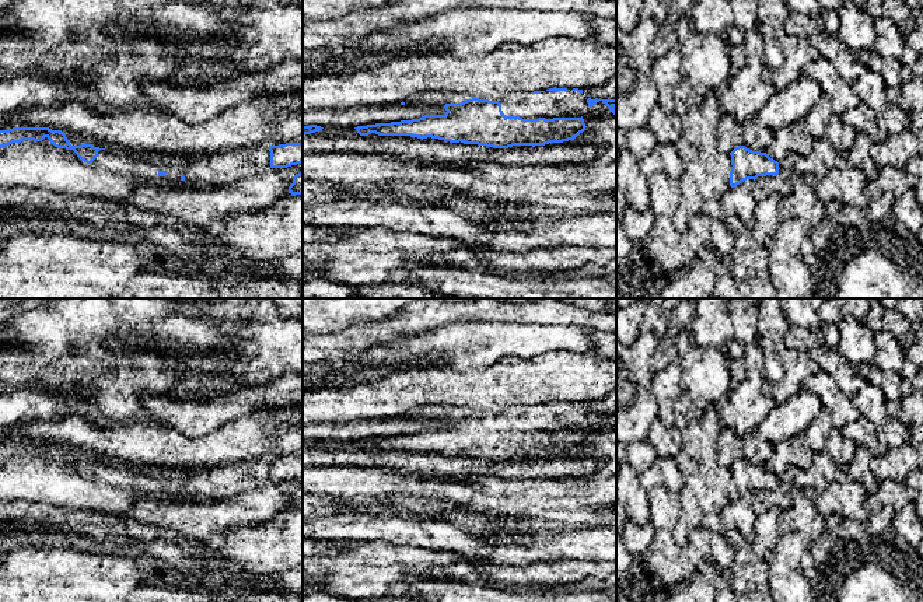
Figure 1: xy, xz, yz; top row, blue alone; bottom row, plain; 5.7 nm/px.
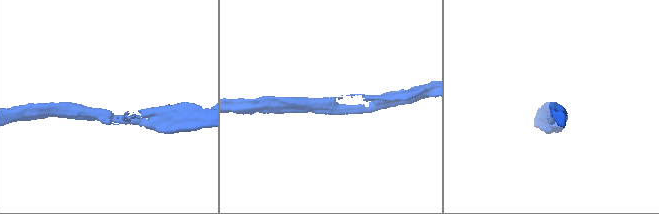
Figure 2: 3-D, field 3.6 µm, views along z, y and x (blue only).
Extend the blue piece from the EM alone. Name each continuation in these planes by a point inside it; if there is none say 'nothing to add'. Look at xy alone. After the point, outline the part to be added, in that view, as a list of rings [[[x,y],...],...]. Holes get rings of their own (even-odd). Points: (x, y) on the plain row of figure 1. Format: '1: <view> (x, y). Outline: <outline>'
1: xy (220, 483). Outline: [[[256,461],[216,468],[188,468],[192,479],[186,486],[189,497],[220,503],[270,483],[269,462]]]

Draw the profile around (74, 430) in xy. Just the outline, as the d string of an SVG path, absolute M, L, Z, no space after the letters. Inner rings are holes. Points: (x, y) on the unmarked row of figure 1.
M293 407L270 416L242 416L214 433L189 438L148 416L97 428L80 416L20 424L13 434L95 449L132 463L216 468L269 461L280 423L301 423Z

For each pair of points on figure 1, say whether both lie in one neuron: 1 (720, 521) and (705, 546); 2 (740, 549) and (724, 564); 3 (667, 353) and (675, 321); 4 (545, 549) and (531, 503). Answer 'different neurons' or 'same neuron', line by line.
1: different neurons
2: different neurons
3: same neuron
4: different neurons

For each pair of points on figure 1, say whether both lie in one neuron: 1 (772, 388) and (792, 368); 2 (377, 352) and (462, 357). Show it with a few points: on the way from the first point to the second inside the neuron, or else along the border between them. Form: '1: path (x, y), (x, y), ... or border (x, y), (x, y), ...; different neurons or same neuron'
1: path (779, 388), (792, 375); same neuron
2: path (398, 349), (441, 346); same neuron

